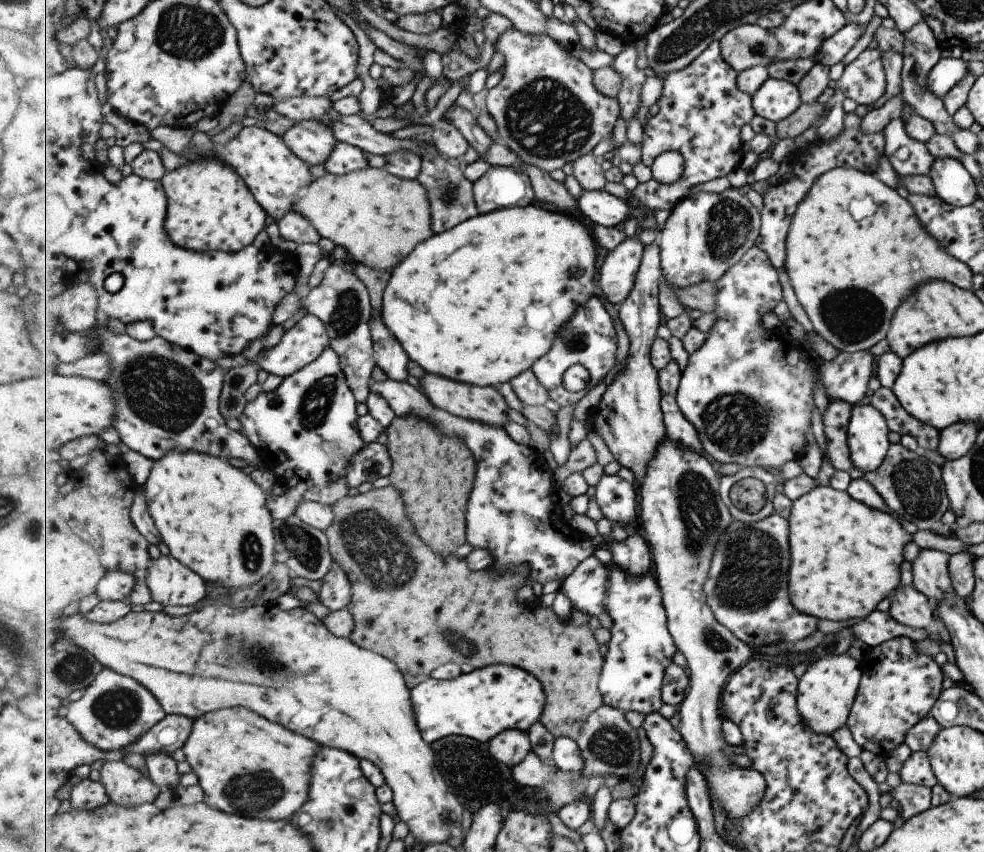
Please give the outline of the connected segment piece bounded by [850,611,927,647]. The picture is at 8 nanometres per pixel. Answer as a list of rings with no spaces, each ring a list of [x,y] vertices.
[[[875,611],[860,624],[854,624],[850,627],[850,632],[856,636],[856,639],[862,640],[869,647],[879,646],[895,637],[904,636],[915,642],[924,641],[927,632],[924,628],[910,628],[894,621],[889,613]]]

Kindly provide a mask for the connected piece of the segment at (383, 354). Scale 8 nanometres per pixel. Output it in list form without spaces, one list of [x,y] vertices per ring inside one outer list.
[[[379,315],[372,320],[375,350],[378,356],[378,366],[388,375],[390,379],[400,382],[408,382],[410,376],[411,358],[400,340],[390,332],[388,324],[384,322],[384,316]]]

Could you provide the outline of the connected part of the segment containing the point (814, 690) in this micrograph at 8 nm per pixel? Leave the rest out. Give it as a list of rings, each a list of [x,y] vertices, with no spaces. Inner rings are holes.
[[[831,654],[807,666],[799,689],[800,712],[815,732],[832,735],[832,732],[839,731],[847,724],[862,672],[858,668],[858,662],[846,654]]]

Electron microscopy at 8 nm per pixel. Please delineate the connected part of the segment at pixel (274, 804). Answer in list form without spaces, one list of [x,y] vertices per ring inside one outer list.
[[[236,708],[210,712],[207,716],[196,719],[194,732],[183,750],[212,807],[250,818],[288,820],[311,799],[312,768],[316,756],[320,755],[320,748],[322,746],[316,740],[296,734],[282,724],[274,724],[258,712]]]

